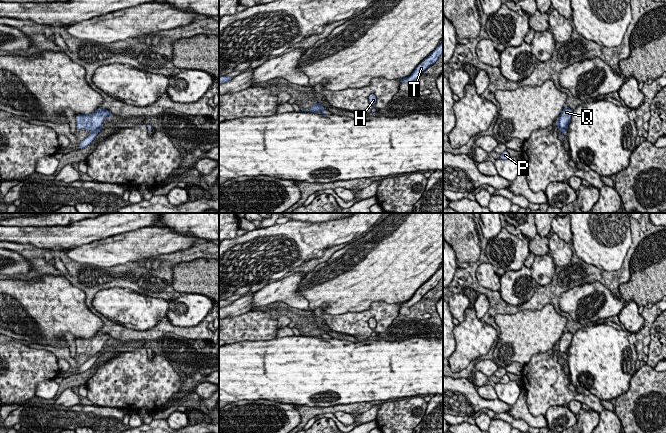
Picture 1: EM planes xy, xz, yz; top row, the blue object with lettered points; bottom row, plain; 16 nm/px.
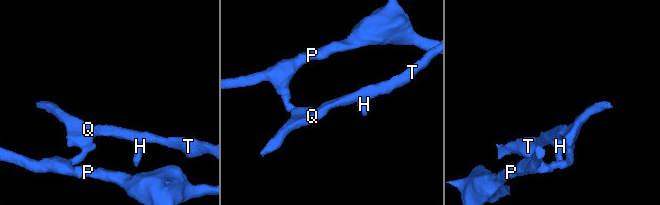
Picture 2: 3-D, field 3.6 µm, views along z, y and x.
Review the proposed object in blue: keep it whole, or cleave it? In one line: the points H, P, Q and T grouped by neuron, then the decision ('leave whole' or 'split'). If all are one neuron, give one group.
H Q T / P; split

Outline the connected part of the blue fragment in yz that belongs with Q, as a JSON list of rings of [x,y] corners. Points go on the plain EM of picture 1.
[[[565,330],[561,339],[559,340],[556,348],[558,354],[563,354],[568,352],[568,349],[570,347],[571,341],[572,341],[573,334],[570,333],[568,330]]]

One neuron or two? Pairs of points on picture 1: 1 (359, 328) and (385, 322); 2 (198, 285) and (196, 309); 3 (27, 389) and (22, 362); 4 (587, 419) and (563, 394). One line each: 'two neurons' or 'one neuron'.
1: one neuron
2: two neurons
3: one neuron
4: two neurons

